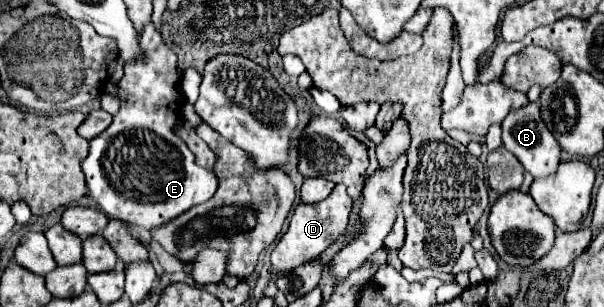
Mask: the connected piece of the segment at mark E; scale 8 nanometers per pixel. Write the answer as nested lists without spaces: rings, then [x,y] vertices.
[[[148,23],[142,31],[140,51],[142,55],[138,59],[130,59],[124,63],[124,77],[118,81],[120,111],[114,115],[112,125],[104,133],[100,133],[100,137],[90,141],[90,153],[82,161],[82,171],[86,175],[86,185],[92,199],[108,217],[120,219],[128,225],[154,229],[186,213],[190,207],[212,199],[216,193],[216,175],[208,169],[198,167],[188,145],[174,133],[174,127],[180,123],[184,105],[184,95],[180,91],[178,57],[162,41],[152,23]]]

